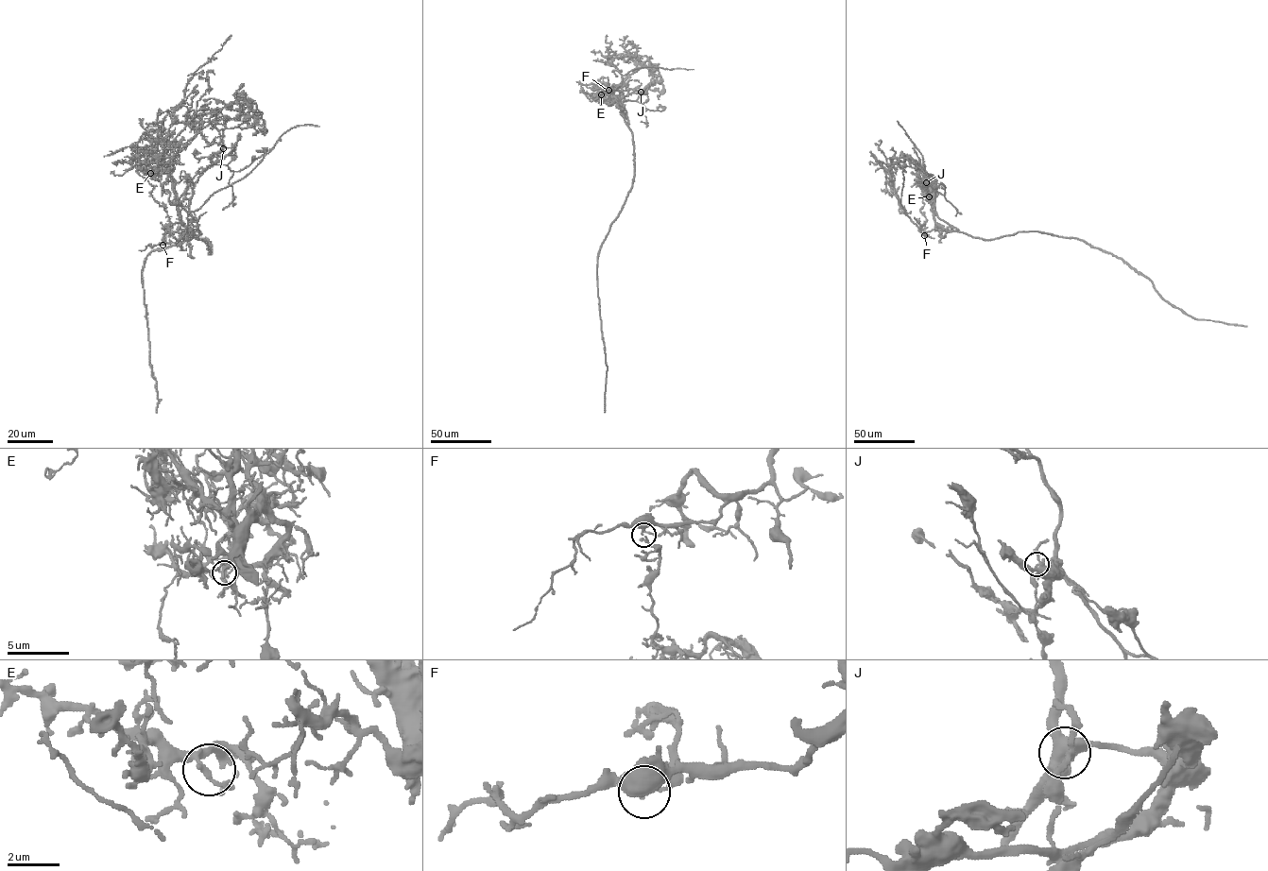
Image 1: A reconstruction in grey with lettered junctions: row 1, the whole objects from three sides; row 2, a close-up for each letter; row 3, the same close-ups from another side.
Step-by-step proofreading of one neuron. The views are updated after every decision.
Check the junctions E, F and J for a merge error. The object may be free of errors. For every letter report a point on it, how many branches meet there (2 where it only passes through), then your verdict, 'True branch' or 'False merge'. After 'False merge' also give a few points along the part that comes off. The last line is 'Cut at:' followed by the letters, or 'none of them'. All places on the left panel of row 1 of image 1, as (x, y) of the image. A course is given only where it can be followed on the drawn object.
E: Place: (150, 173). Branches: 3. True branch
F: Place: (162, 245). Branches: 3. False merge. Course of the part to remove: (162, 245), (179, 240), (187, 217), (175, 192), (169, 143), (197, 114), (235, 103), (254, 103), (265, 127)
J: Place: (223, 148). Branches: 3. True branch
Cut at: F

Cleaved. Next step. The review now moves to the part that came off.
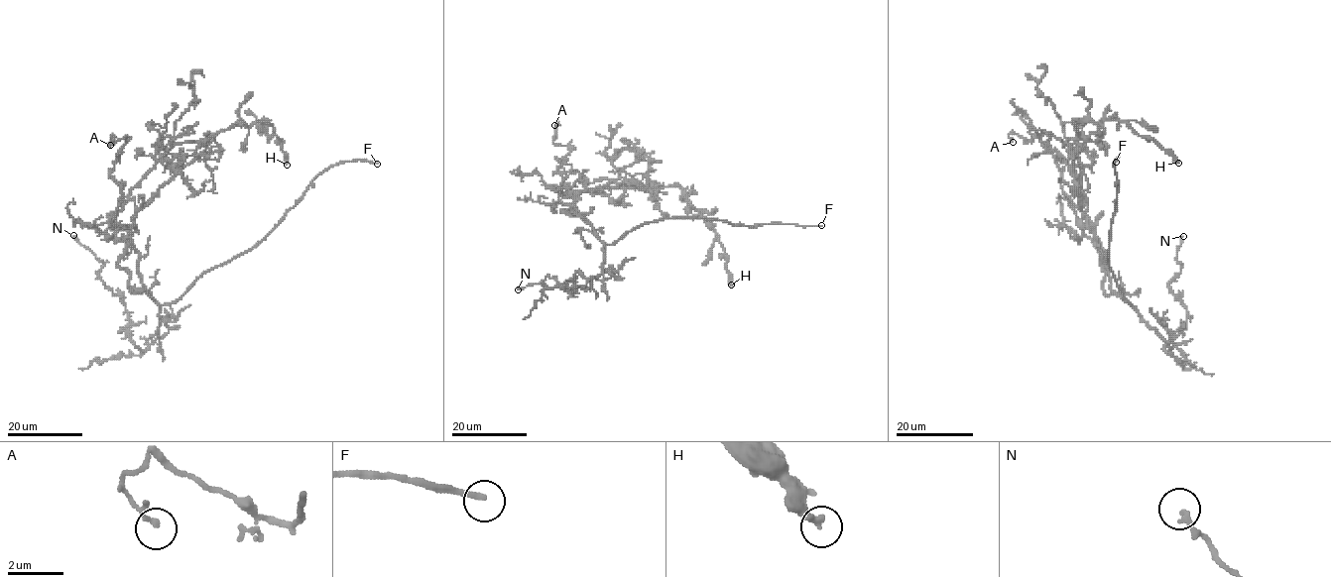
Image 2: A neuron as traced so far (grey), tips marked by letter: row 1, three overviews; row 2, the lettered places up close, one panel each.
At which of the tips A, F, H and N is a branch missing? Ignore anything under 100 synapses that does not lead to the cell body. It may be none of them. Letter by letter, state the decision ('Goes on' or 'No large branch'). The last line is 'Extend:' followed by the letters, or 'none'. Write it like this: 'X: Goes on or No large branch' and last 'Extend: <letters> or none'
A: No large branch
F: Goes on
H: No large branch
N: No large branch
Extend: F

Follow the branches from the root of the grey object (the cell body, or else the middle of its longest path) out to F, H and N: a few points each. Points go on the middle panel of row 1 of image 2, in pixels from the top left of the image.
F: (583, 216), (607, 245), (641, 225), (670, 218), (709, 218), (750, 227), (769, 223), (821, 225)
H: (583, 216), (574, 190), (596, 191), (620, 177), (646, 189), (677, 186), (714, 230), (731, 285)
N: (583, 216), (604, 244), (602, 272), (578, 271), (570, 294), (547, 276), (548, 288), (518, 289)

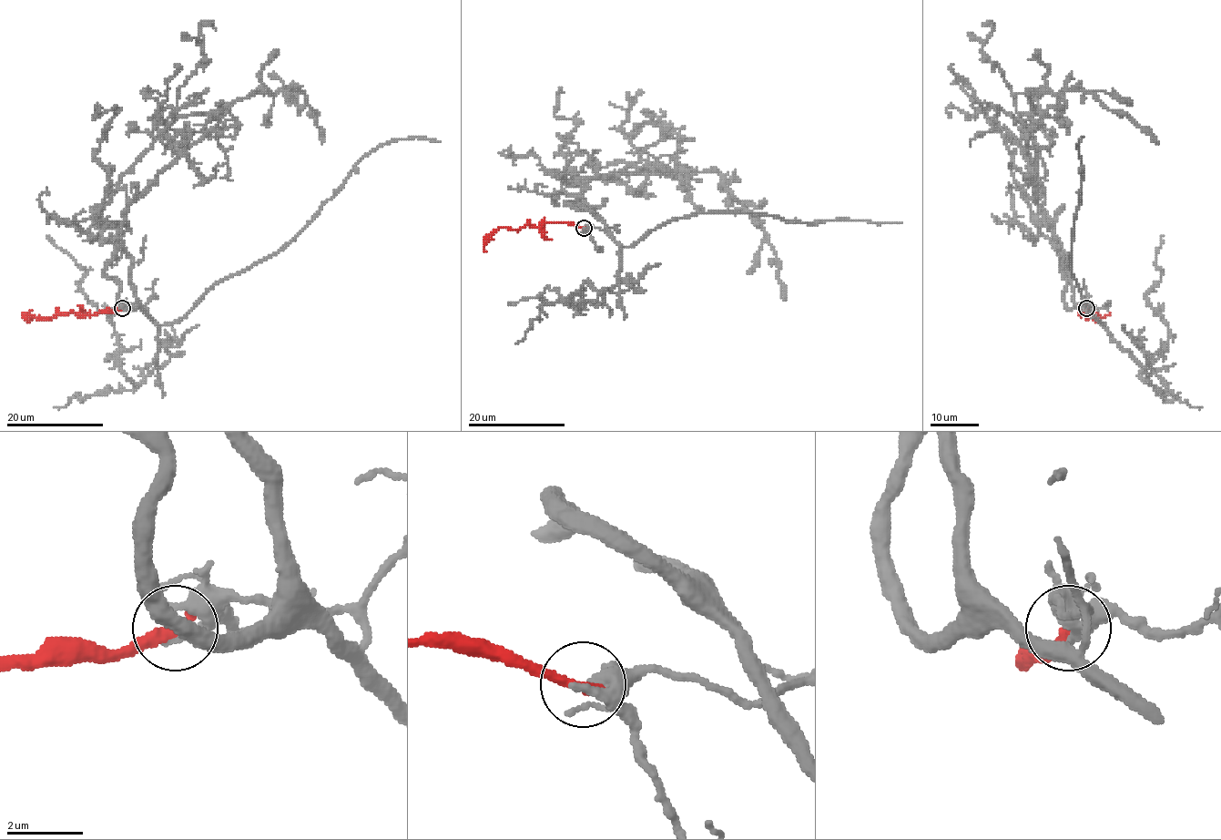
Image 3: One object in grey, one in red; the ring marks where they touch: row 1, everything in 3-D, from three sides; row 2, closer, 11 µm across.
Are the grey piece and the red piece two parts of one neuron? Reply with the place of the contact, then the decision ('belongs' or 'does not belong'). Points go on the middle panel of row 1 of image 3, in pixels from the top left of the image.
at (584, 228); does not belong

